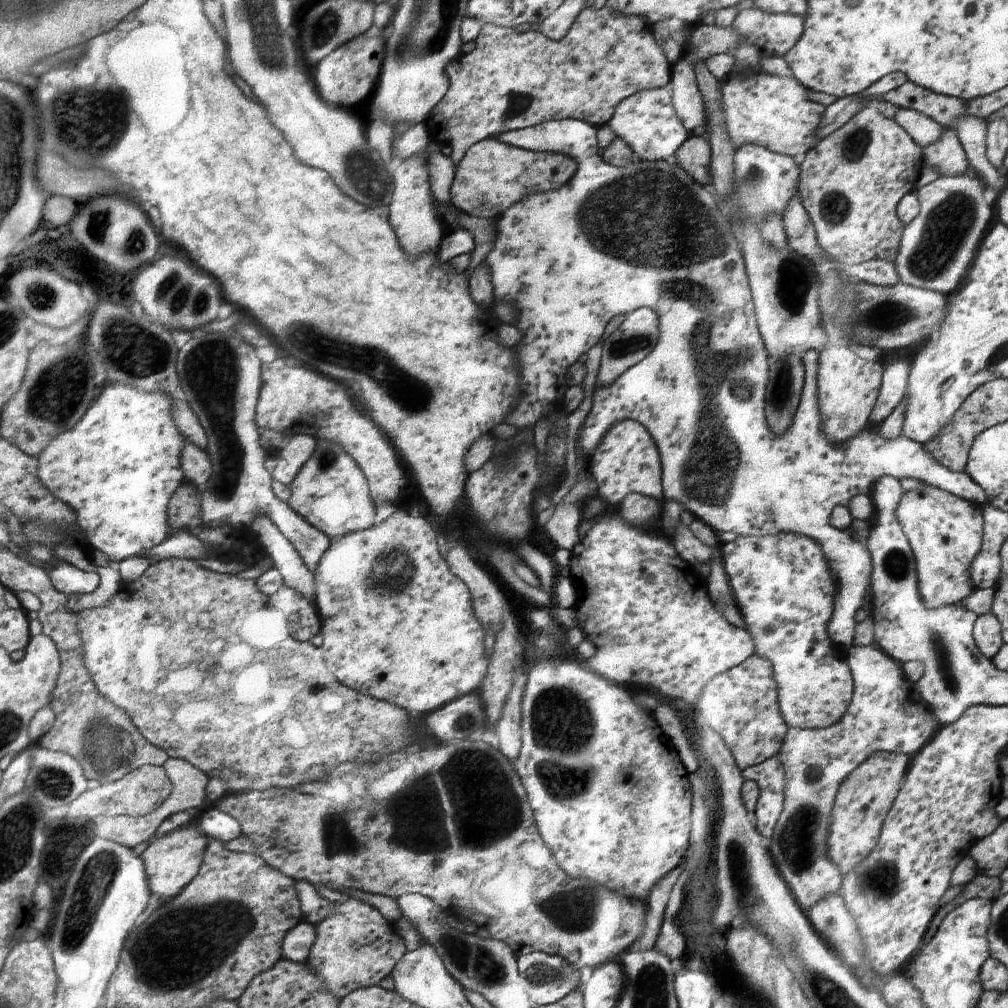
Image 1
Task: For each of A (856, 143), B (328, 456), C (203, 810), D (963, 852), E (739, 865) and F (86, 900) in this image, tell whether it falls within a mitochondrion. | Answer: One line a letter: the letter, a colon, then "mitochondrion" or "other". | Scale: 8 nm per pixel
A: mitochondrion
B: mitochondrion
C: other
D: other
E: mitochondrion
F: mitochondrion

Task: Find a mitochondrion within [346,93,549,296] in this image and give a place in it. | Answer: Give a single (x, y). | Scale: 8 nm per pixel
(509, 113)

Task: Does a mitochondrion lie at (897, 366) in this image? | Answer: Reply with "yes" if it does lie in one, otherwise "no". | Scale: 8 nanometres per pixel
no

